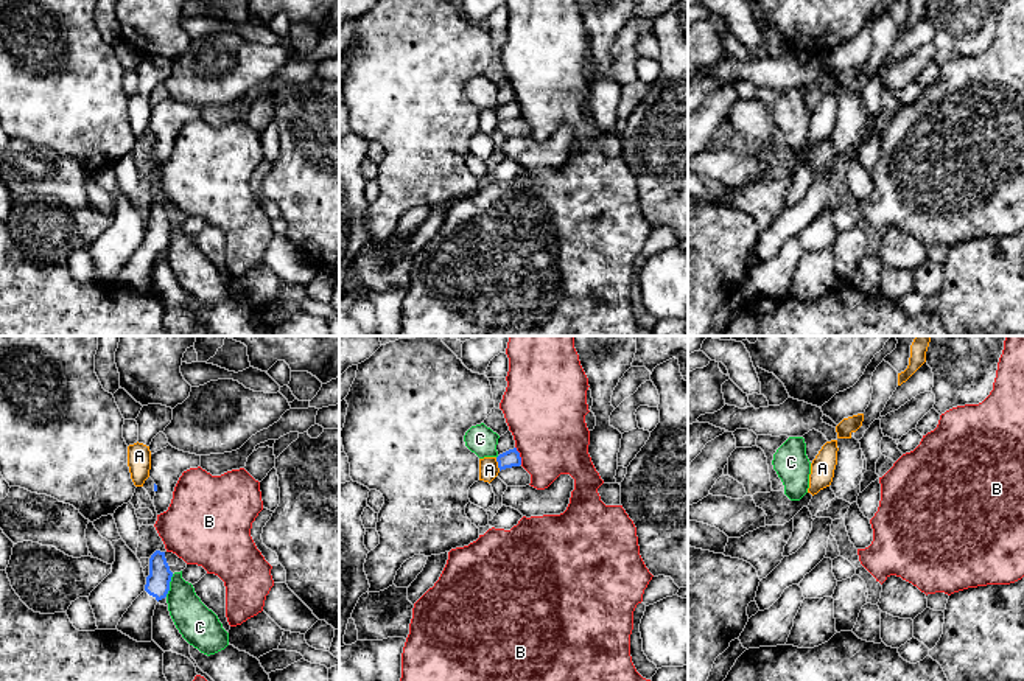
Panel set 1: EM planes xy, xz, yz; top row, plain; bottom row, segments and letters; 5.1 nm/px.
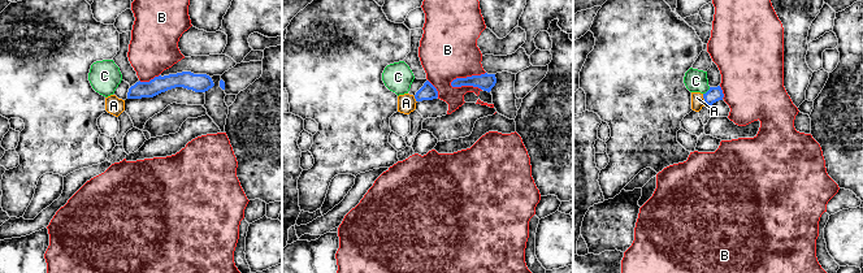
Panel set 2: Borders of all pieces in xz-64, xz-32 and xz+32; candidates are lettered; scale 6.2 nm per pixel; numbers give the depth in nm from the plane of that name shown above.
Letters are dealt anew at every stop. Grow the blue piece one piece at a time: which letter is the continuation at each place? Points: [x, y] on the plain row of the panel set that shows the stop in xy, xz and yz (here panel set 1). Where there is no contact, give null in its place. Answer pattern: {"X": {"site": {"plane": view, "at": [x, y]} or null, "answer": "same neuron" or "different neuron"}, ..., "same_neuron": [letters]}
{"A": {"site": {"plane": "xz", "at": [498, 115]}, "answer": "different neuron"}, "B": {"site": {"plane": "xz", "at": [519, 108]}, "answer": "different neuron"}, "C": {"site": {"plane": "xy", "at": [168, 237]}, "answer": "different neuron"}, "same_neuron": []}

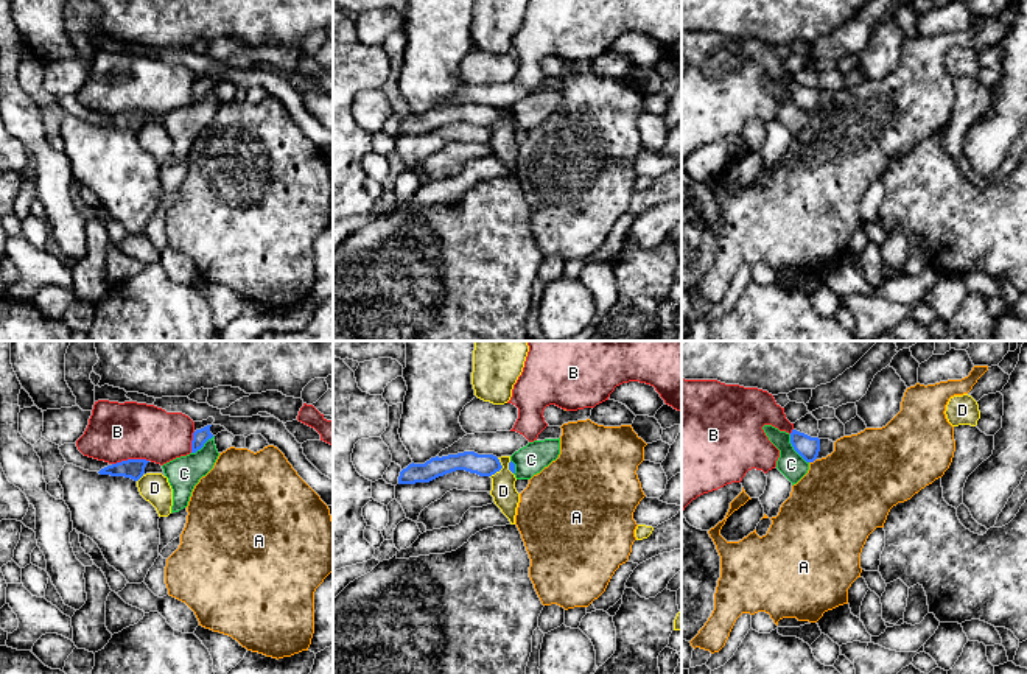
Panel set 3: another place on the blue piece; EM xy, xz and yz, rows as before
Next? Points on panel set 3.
{"A": {"site": {"plane": "yz", "at": [813, 112]}, "answer": "different neuron"}, "B": {"site": {"plane": "xy", "at": [129, 111]}, "answer": "different neuron"}, "C": {"site": {"plane": "yz", "at": [794, 100]}, "answer": "different neuron"}, "D": {"site": {"plane": "xz", "at": [500, 120]}, "answer": "different neuron"}, "same_neuron": []}

